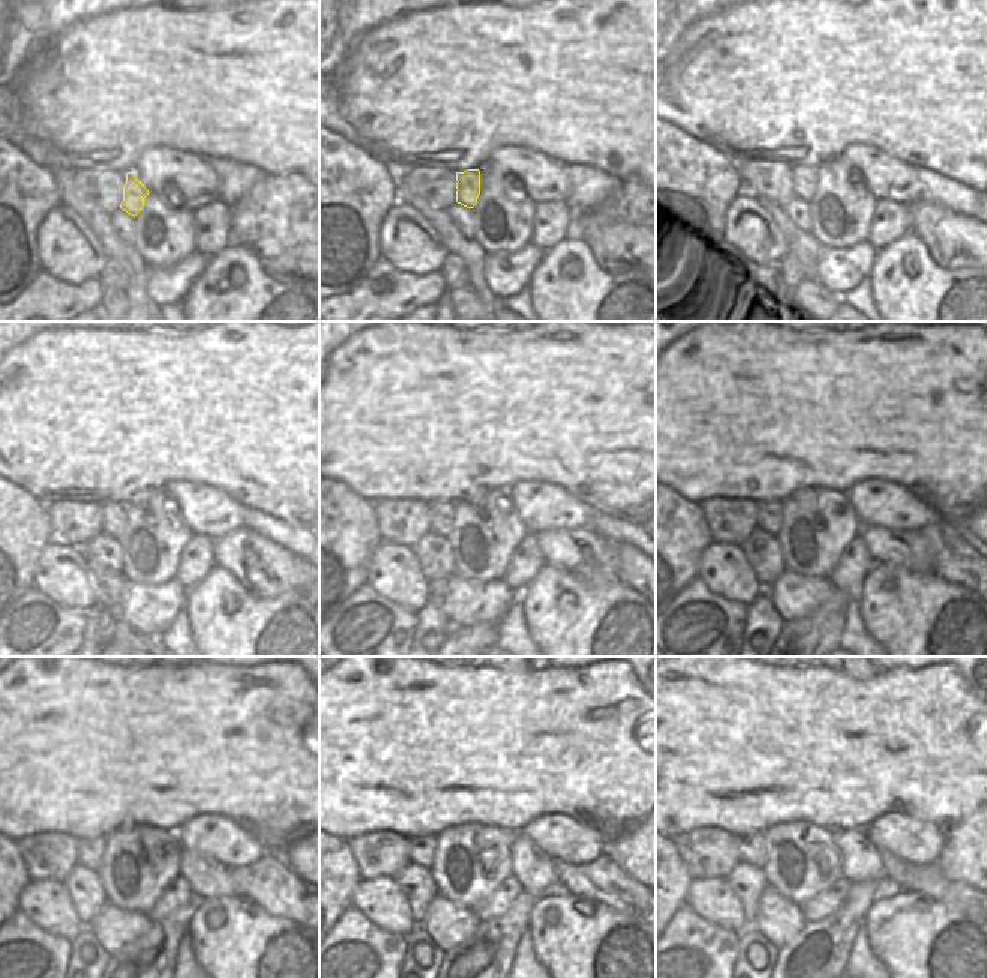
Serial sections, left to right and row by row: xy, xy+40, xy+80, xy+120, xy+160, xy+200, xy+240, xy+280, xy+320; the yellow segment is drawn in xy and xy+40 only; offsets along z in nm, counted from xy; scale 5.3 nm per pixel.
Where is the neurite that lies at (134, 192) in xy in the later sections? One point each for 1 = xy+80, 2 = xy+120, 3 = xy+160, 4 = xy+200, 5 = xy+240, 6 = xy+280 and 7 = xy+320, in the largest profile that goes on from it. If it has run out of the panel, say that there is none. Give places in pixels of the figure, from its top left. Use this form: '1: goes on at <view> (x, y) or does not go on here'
1: goes on at xy+80 (804, 177)
2: goes on at xy+120 (113, 513)
3: goes on at xy+160 (440, 513)
4: goes on at xy+200 (770, 519)
5: goes on at xy+240 (90, 851)
6: goes on at xy+280 (422, 848)
7: goes on at xy+320 (753, 848)

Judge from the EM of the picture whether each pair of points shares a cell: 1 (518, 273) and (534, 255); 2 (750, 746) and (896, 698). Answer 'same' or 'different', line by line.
1: same
2: same

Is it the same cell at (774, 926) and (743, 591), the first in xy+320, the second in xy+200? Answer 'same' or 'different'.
different

